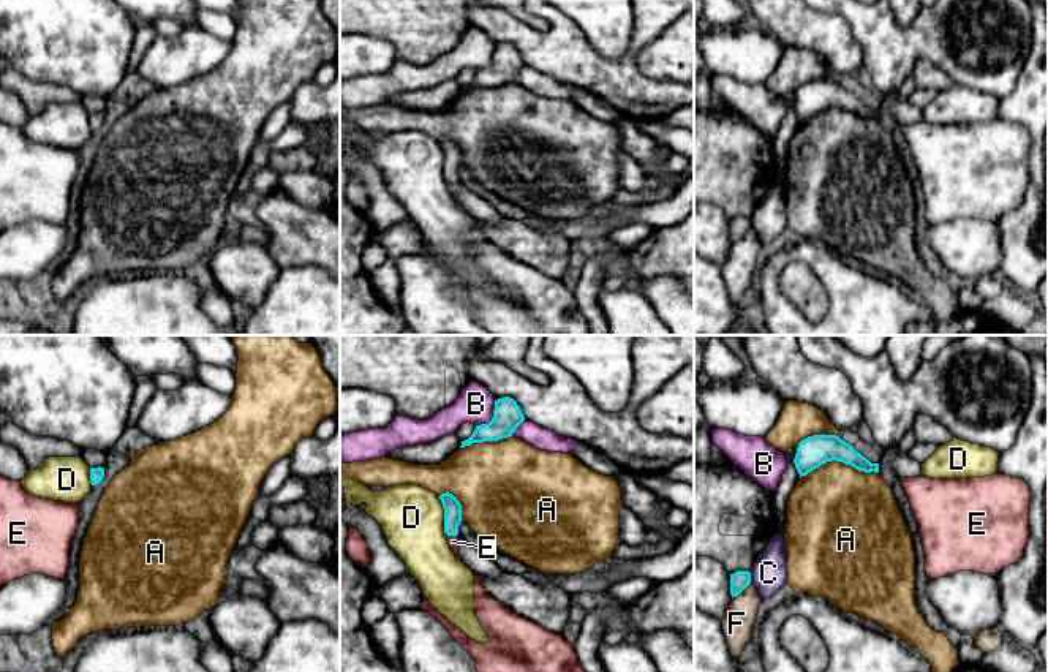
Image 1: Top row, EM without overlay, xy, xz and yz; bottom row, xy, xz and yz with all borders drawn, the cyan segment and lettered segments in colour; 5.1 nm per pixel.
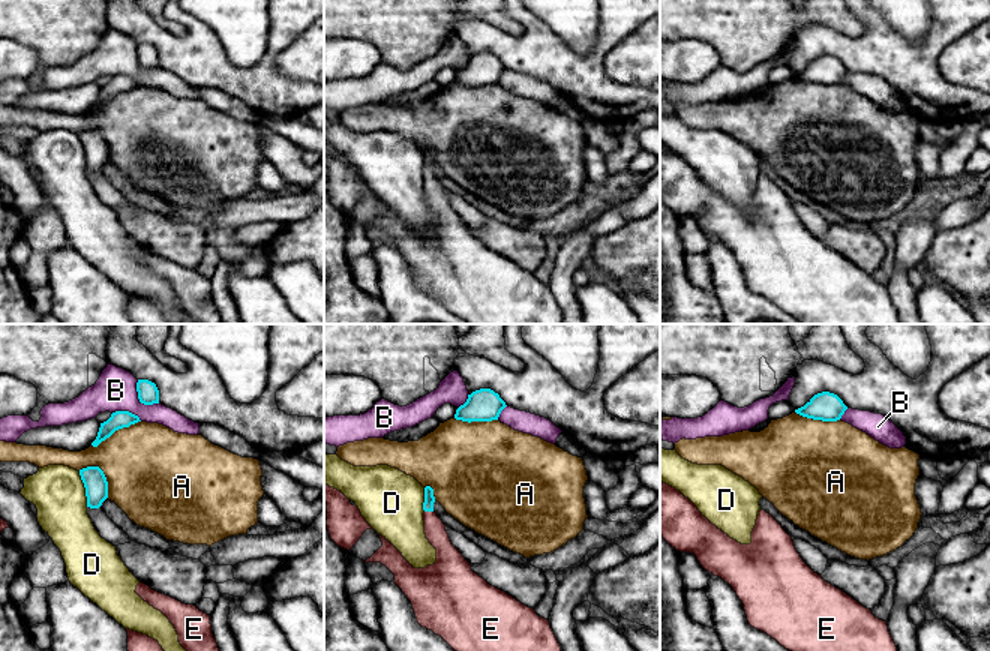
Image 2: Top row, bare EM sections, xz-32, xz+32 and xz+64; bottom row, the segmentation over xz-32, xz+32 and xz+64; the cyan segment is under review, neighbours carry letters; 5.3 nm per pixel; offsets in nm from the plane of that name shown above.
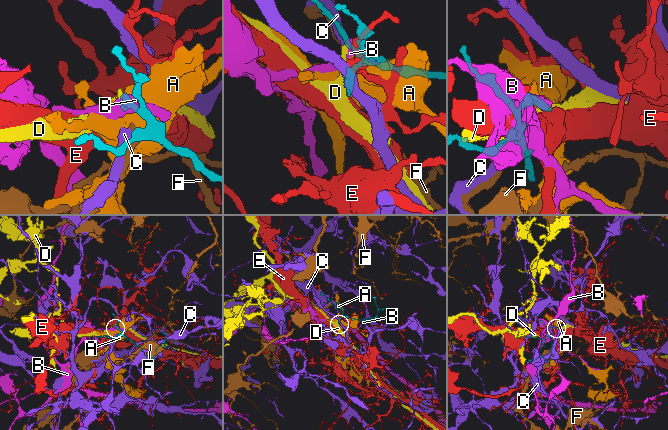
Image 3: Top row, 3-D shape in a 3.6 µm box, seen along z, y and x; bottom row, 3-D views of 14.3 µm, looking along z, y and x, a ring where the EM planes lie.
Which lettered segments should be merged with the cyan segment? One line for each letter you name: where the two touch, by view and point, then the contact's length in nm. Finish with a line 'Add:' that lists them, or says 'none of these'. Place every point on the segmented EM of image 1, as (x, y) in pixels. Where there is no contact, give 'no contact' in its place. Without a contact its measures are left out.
E: contact xz (452, 535); length 60 nm
Add: E

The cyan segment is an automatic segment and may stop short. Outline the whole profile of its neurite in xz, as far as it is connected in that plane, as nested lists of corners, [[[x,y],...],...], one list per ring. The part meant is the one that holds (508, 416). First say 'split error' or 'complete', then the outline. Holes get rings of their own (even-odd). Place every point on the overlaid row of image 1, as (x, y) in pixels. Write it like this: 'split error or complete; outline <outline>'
complete; outline [[[498,398],[495,400],[492,421],[488,424],[476,425],[473,435],[462,441],[460,447],[471,446],[473,443],[509,438],[523,421],[525,416],[514,398]]]

